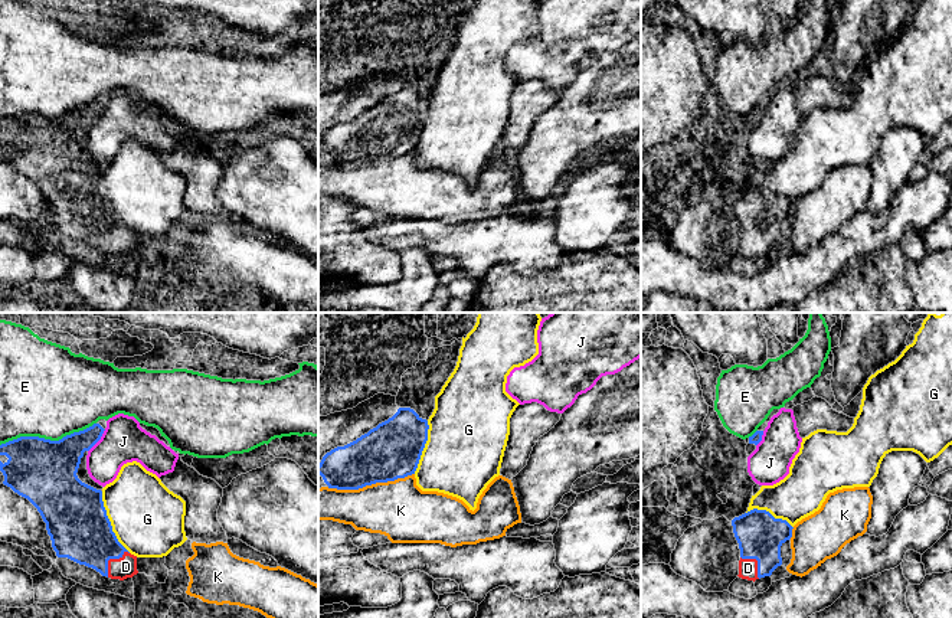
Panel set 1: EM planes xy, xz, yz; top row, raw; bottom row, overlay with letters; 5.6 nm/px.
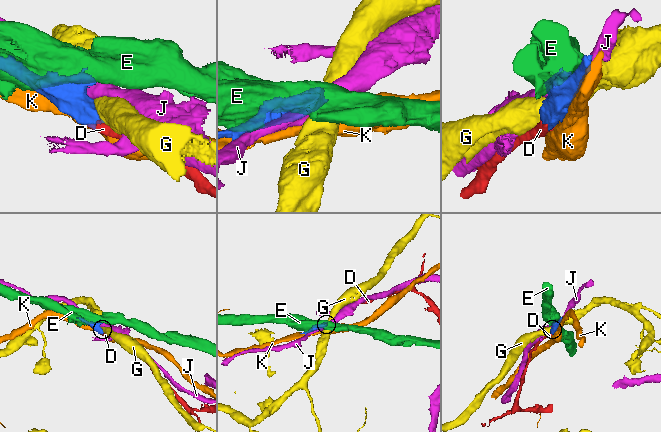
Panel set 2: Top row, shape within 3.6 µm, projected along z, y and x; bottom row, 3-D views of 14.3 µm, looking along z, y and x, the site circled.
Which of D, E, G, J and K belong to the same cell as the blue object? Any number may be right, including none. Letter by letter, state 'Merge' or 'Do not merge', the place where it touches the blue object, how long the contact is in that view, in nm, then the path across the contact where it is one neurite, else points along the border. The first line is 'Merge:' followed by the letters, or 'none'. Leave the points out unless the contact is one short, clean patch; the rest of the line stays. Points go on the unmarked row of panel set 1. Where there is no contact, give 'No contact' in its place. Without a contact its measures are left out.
Merge: D
D: Merge. Touches blue at xy (110, 235). Shared border 190 nm. Path across: xy (79, 206), (110, 235), (126, 244)
E: Do not merge. Touches blue at xy (48, 117). Shared border 550 nm
G: Do not merge. Touches blue at xy (110, 199). Shared border 380 nm
J: Do not merge. Touches blue at xy (98, 117). Shared border 160 nm
K: Do not merge. Touches blue at xz (370, 162). Shared border 500 nm

